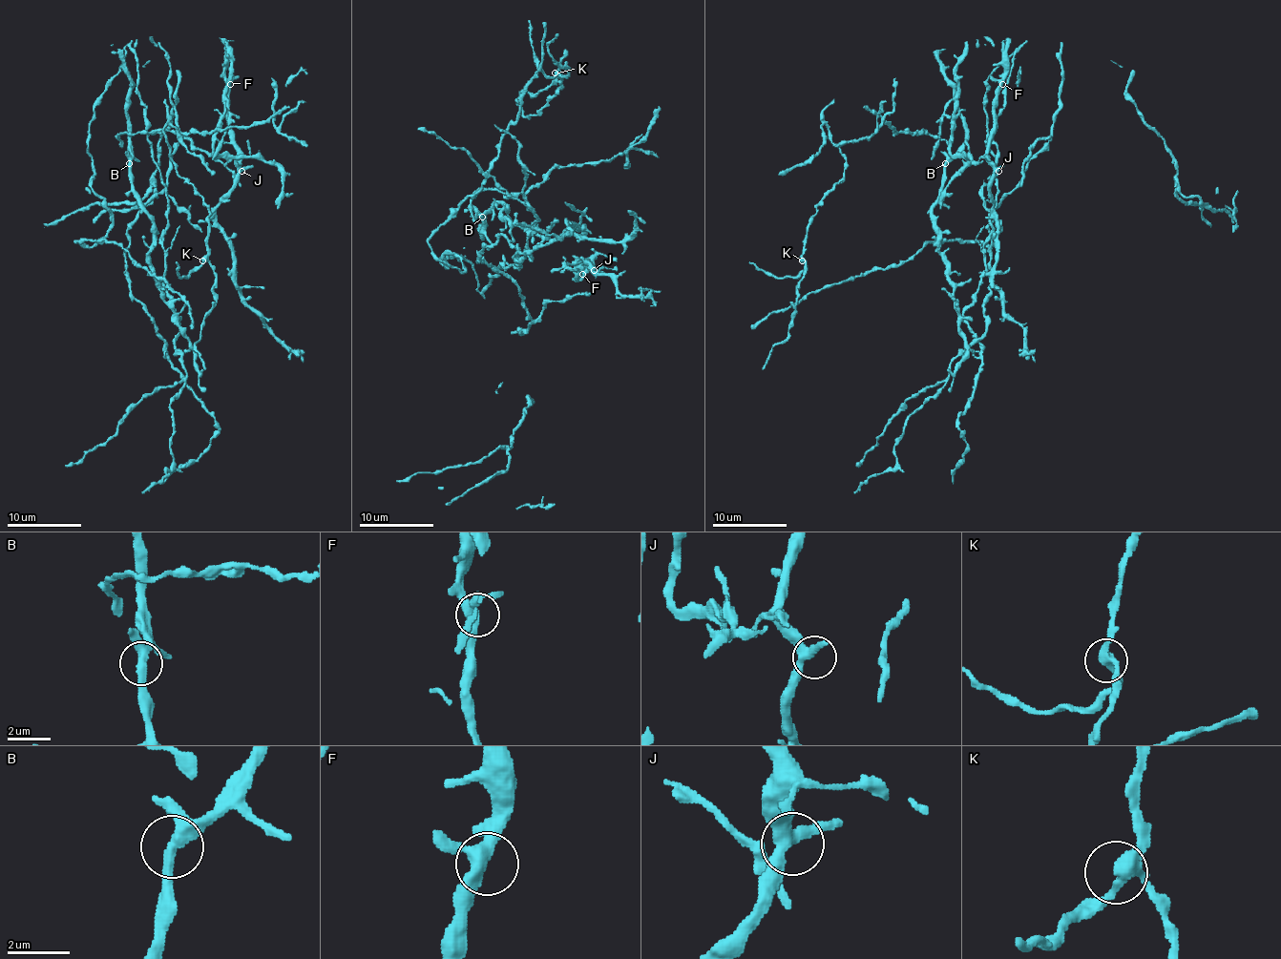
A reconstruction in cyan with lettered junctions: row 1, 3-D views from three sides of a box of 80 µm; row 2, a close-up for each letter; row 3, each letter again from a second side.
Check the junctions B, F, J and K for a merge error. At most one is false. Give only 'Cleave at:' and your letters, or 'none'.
Cleave at: none

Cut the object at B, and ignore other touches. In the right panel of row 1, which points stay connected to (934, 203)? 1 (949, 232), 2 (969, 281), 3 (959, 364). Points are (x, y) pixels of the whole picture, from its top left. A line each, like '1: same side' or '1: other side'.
1: same side
2: same side
3: same side

